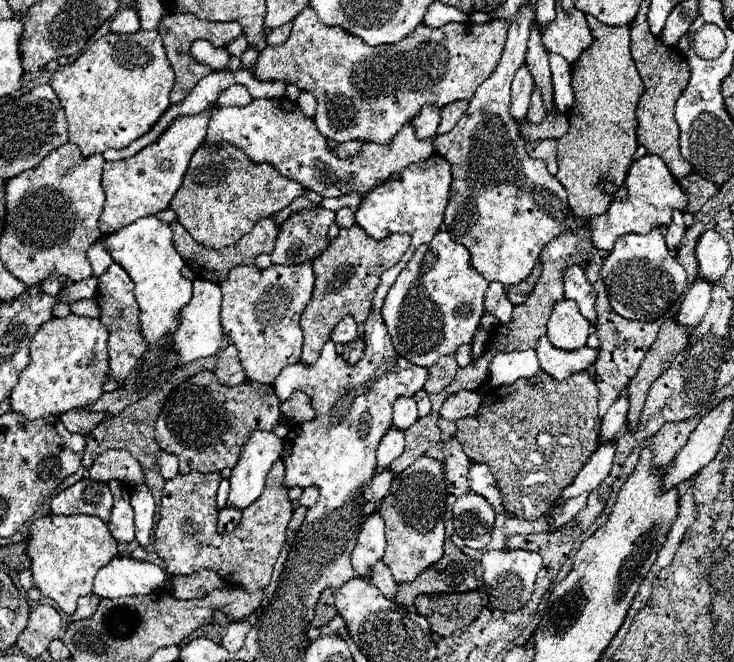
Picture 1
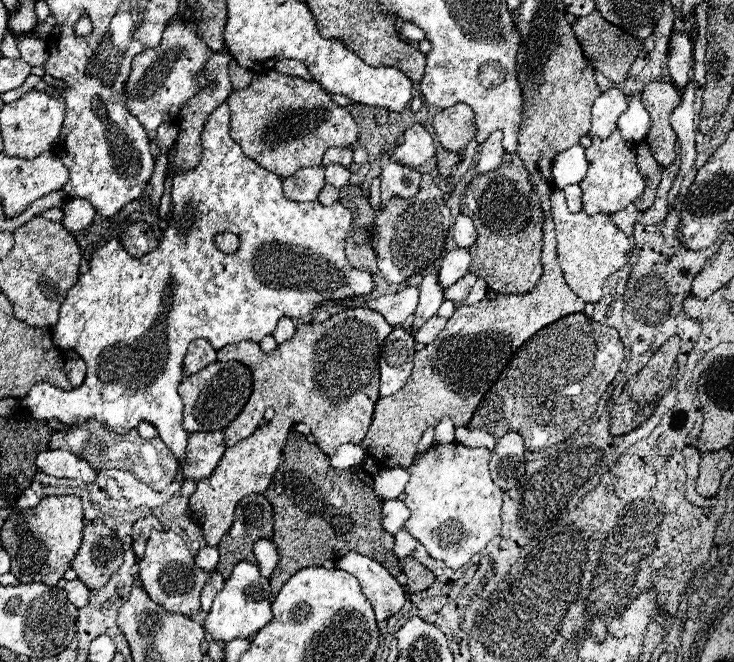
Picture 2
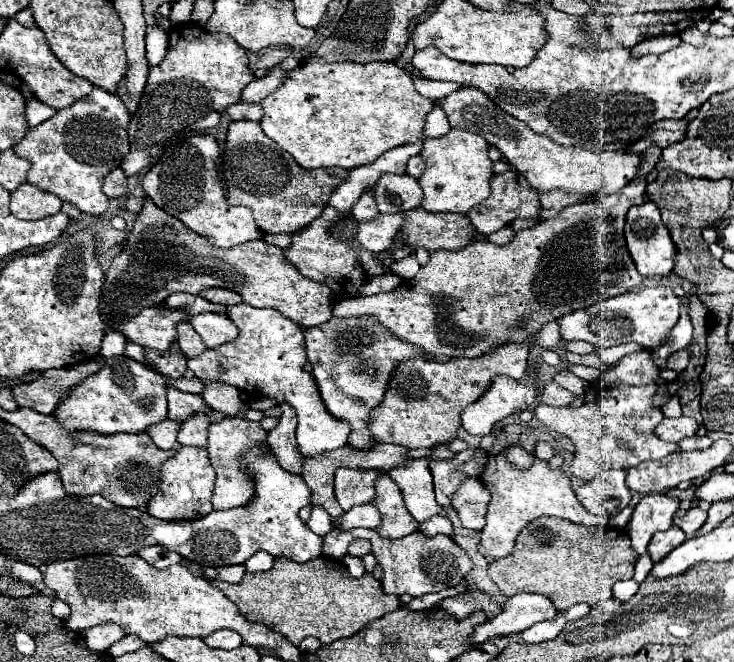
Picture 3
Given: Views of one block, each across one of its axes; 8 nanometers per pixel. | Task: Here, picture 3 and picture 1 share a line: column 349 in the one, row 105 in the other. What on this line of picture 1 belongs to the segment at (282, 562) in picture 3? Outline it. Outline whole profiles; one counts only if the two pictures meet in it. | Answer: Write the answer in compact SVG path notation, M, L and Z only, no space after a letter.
M590 14L586 22L592 32L592 46L572 64L574 106L568 112L570 130L558 140L556 180L566 188L574 216L588 222L592 216L604 214L612 202L602 182L624 184L626 172L634 162L632 156L638 150L636 106L644 88L630 56L630 28L606 26Z

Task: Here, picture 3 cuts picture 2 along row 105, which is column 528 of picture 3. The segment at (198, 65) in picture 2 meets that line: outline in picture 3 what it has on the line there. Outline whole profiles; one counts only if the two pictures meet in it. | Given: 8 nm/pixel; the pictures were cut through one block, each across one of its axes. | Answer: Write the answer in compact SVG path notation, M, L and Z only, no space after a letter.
M458 88L440 104L450 124L472 134L480 134L490 146L496 146L502 156L520 172L536 192L564 190L568 194L600 196L616 194L638 176L638 152L592 152L580 146L562 146L544 134L532 132L524 122L498 108L484 92L476 88Z

